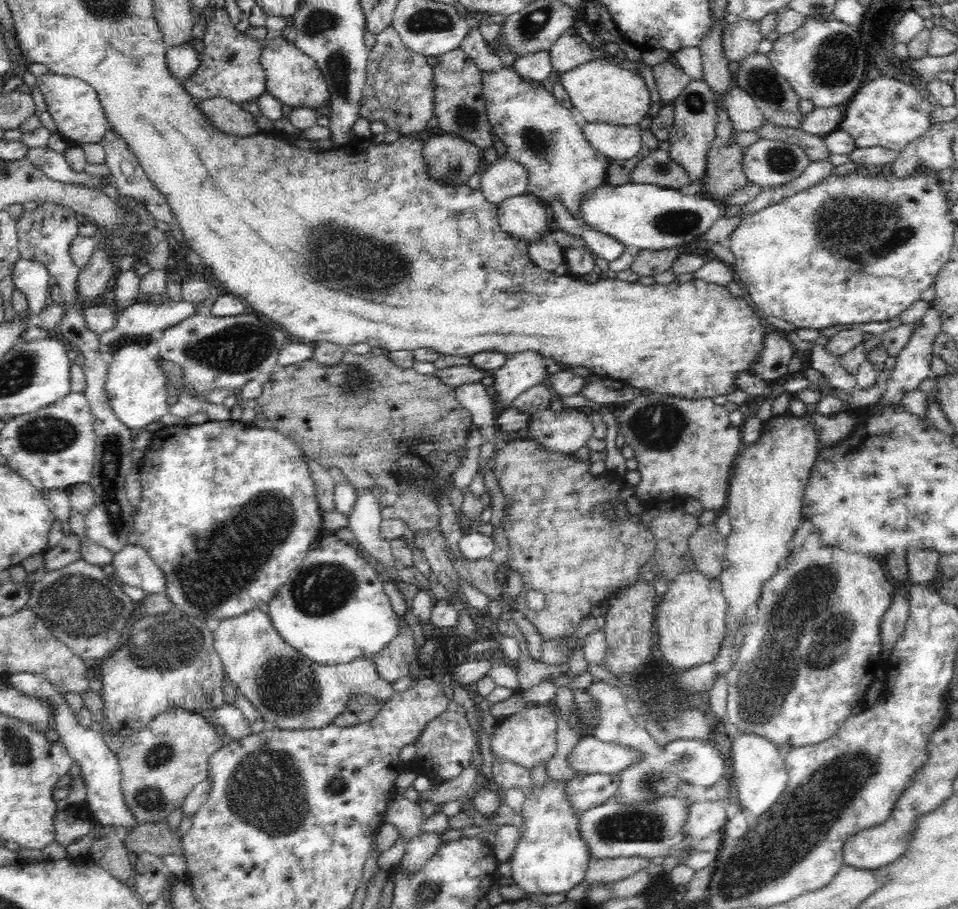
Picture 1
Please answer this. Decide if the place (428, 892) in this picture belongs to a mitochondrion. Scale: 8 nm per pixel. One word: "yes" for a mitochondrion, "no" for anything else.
yes

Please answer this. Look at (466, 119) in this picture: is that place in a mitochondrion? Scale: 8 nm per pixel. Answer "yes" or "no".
yes

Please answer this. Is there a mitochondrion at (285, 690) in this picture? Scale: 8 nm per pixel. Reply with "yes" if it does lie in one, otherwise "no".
yes

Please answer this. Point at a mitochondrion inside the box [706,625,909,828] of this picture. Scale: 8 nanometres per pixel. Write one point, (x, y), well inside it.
(758, 707)

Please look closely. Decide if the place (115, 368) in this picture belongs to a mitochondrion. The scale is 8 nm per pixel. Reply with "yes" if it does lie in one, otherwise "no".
no

